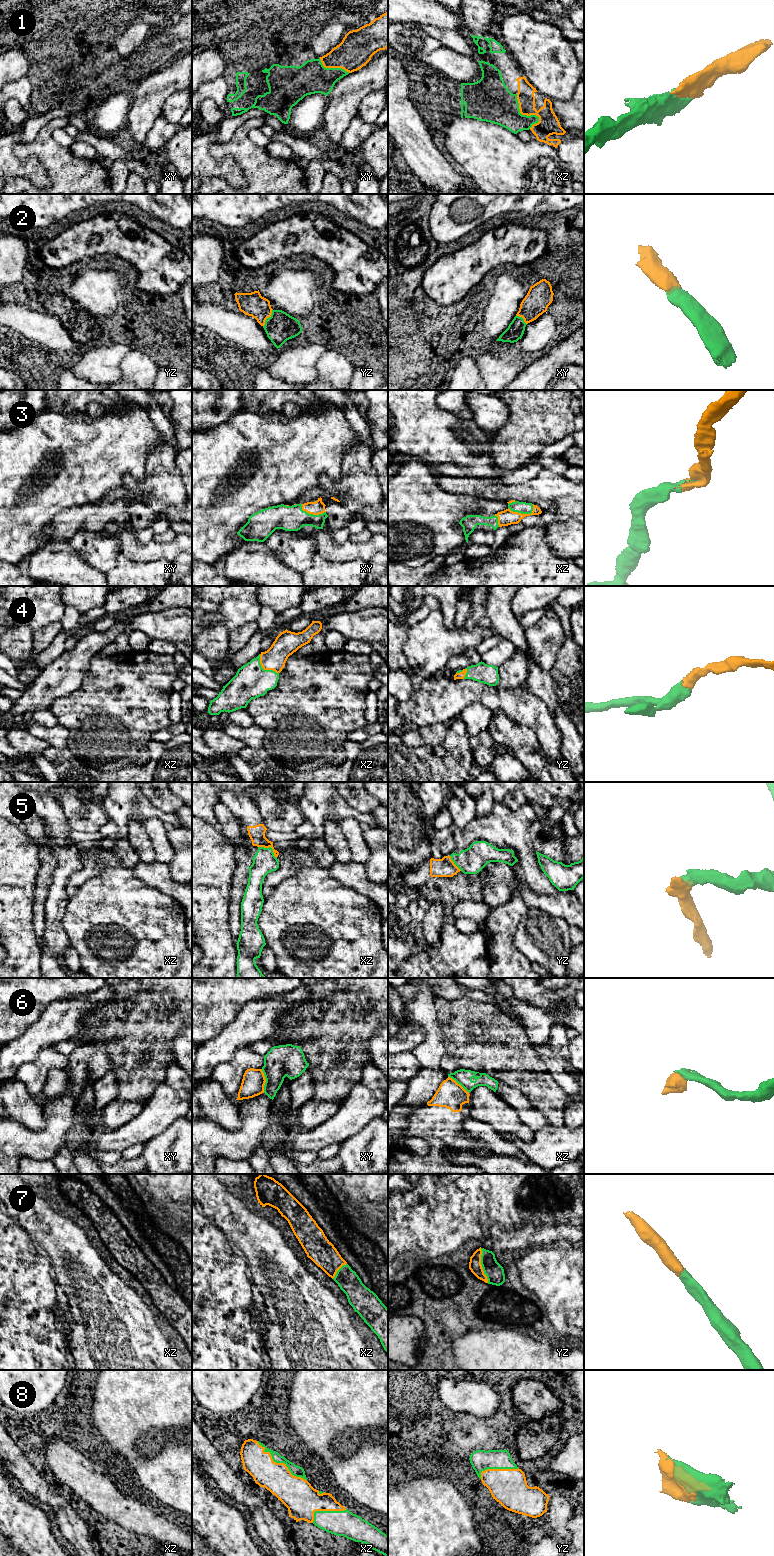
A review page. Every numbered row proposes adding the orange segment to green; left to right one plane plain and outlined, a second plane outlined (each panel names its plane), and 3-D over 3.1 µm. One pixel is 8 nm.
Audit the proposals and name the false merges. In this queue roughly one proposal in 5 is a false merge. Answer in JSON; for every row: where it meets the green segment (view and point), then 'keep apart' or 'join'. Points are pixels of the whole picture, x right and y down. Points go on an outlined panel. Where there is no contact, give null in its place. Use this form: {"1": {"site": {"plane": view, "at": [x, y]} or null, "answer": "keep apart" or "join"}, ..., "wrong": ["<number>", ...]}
{"1": {"site": {"plane": "xz", "at": [526, 115]}, "answer": "join"}, "2": {"site": {"plane": "yz", "at": [267, 318]}, "answer": "join"}, "3": {"site": {"plane": "xz", "at": [523, 513]}, "answer": "join"}, "4": {"site": {"plane": "xz", "at": [263, 669]}, "answer": "join"}, "5": {"site": {"plane": "xz", "at": [270, 847]}, "answer": "join"}, "6": {"site": {"plane": "xy", "at": [266, 1081]}, "answer": "keep apart"}, "7": {"site": {"plane": "yz", "at": [481, 1264]}, "answer": "join"}, "8": {"site": {"plane": "xz", "at": [280, 1462]}, "answer": "join"}, "wrong": ["6"]}

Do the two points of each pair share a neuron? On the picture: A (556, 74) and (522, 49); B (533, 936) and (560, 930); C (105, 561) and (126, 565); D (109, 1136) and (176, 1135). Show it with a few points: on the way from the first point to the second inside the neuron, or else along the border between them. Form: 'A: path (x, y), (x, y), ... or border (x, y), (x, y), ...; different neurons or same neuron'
A: path (548, 66), (530, 49); same neuron
B: path (540, 936), (549, 936), (553, 932); same neuron
C: border (121, 552), (116, 560), (116, 565), (105, 572); different neurons
D: border (176, 1120), (145, 1143); different neurons

